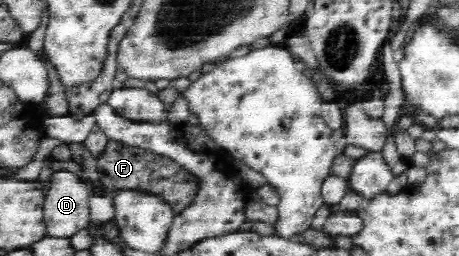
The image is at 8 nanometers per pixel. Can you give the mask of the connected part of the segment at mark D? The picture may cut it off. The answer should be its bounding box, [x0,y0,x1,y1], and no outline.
[43,170,90,239]

